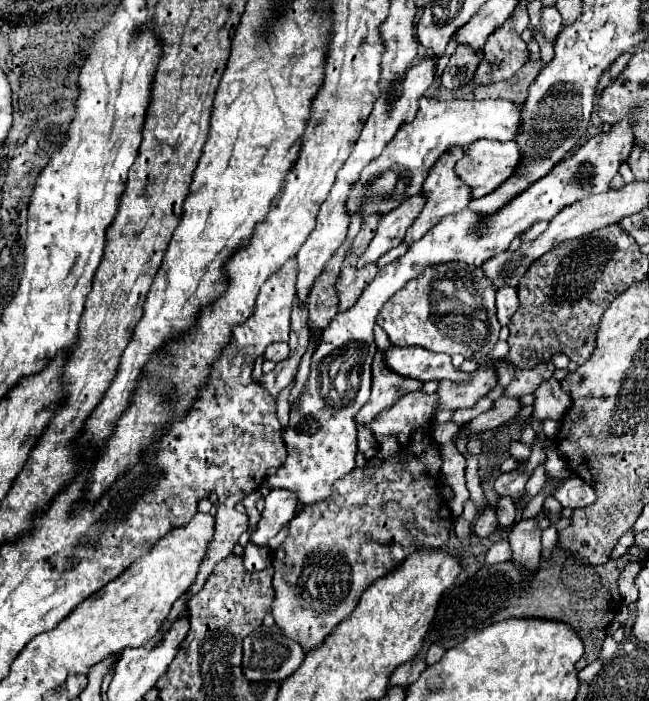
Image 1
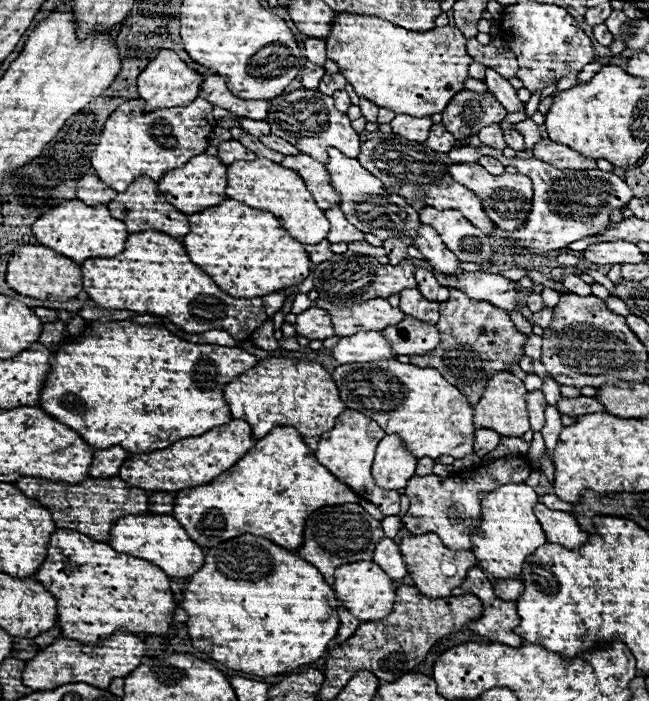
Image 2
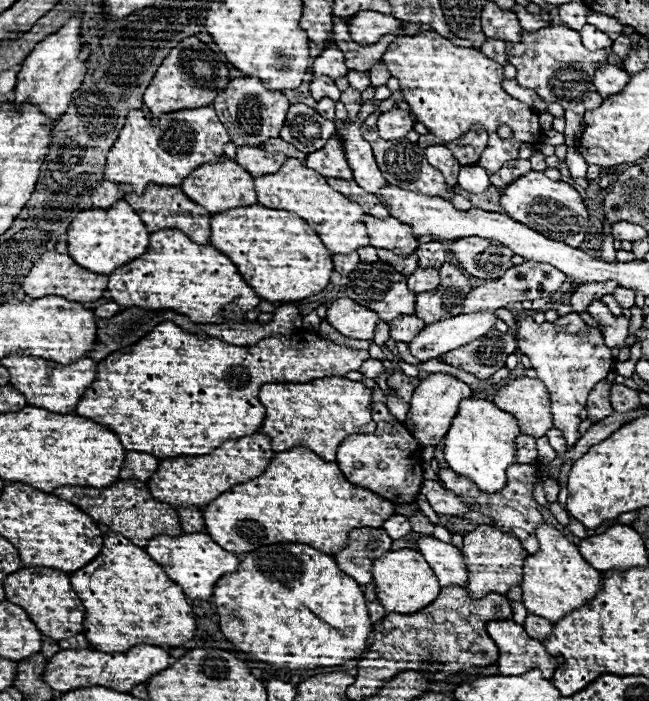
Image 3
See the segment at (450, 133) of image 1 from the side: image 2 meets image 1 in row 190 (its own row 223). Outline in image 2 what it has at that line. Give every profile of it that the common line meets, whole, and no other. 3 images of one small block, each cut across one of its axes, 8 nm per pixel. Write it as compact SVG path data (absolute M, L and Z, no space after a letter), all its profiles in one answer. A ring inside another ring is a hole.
M330 148L328 156L330 160L324 166L330 174L330 184L340 194L340 210L344 212L348 222L352 222L360 232L376 234L380 240L392 238L392 234L406 238L416 236L416 228L420 226L418 212L408 206L402 196L388 192L376 176L368 174L368 170L364 170L360 162L356 162L356 158L344 158L344 154L340 154L336 148Z

